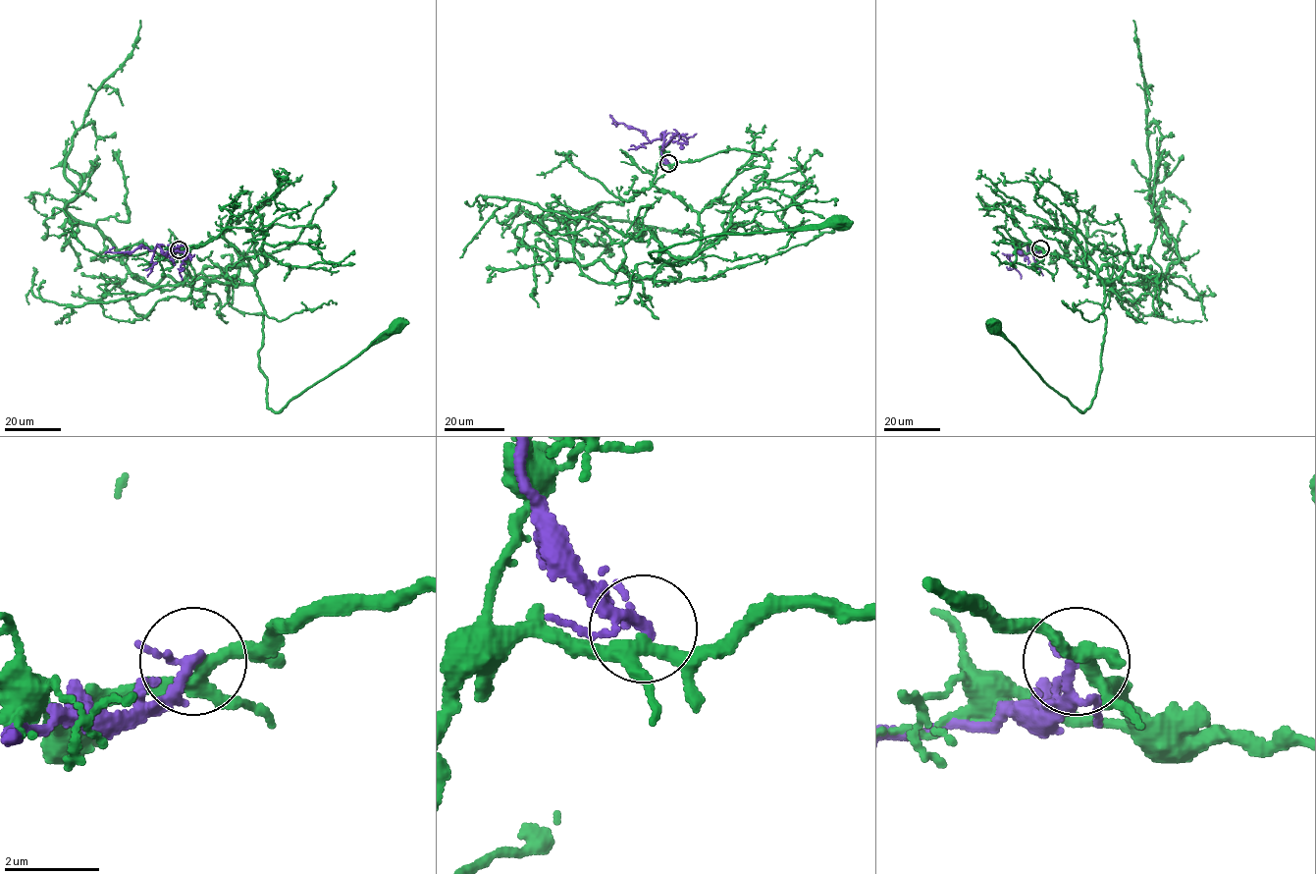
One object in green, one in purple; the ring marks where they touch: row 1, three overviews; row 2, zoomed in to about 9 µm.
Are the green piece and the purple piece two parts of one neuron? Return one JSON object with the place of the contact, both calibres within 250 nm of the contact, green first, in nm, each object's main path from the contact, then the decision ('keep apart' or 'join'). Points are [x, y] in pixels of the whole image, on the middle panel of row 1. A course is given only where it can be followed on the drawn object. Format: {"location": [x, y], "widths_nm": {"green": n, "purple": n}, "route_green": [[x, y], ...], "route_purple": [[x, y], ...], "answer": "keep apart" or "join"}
{"location": [668, 163], "widths_nm": {"green": 240, "purple": 140}, "route_green": [[669, 163], [652, 183], [697, 214], [699, 249], [680, 265], [651, 258], [720, 234], [838, 224]], "route_purple": [[669, 163], [661, 153], [662, 133], [660, 137], [649, 141], [644, 132], [613, 120], [611, 124], [617, 125]], "answer": "keep apart"}

